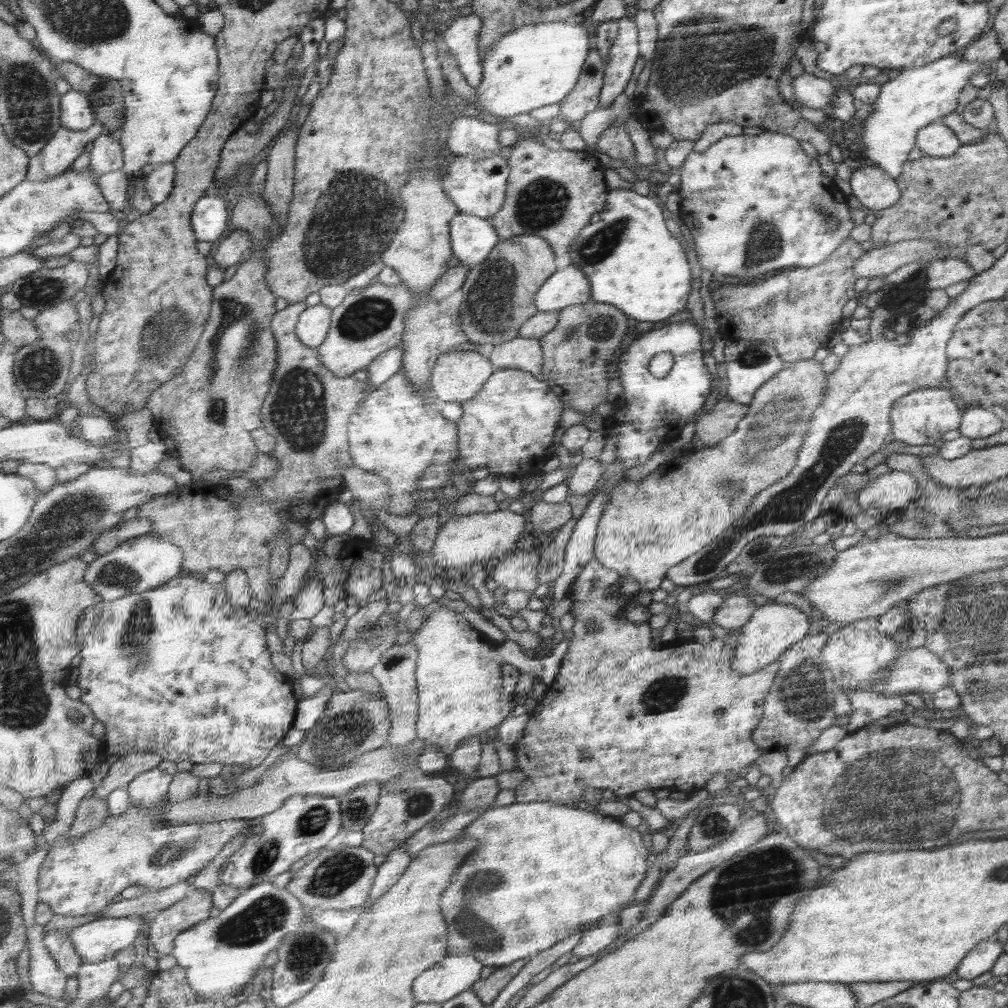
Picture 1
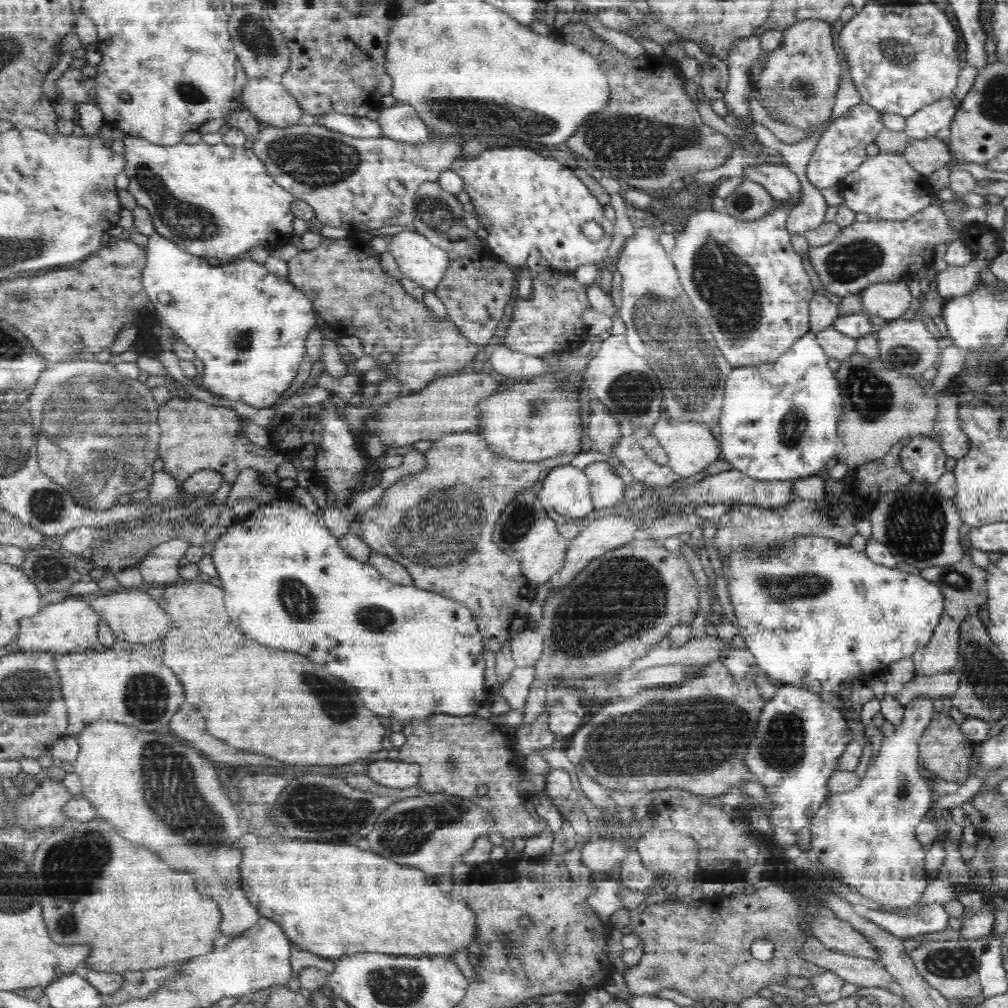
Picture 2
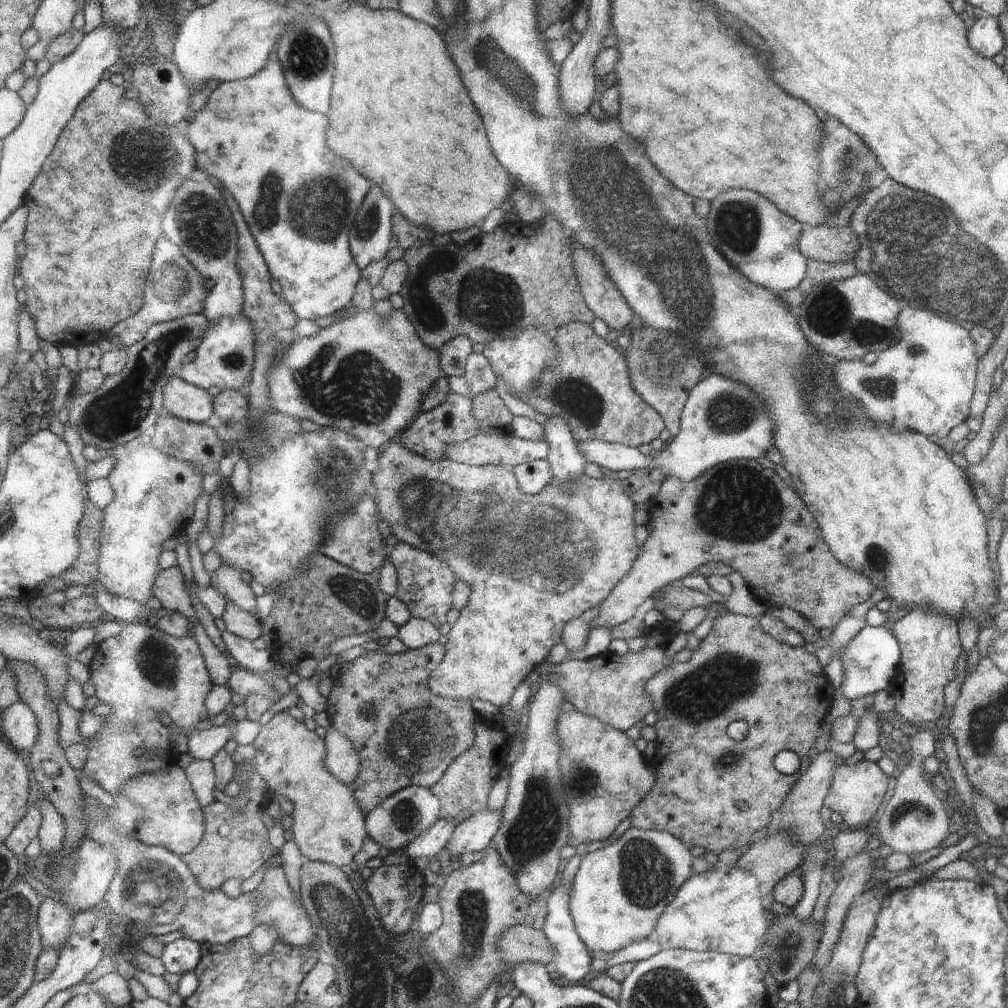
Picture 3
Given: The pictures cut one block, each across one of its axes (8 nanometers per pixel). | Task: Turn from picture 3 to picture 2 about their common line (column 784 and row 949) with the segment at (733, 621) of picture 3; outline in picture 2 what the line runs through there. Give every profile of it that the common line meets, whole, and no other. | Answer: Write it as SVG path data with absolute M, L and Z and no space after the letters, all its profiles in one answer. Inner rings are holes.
M772 883L766 888L756 890L750 895L726 896L725 894L705 896L701 905L690 907L683 902L653 903L641 913L631 912L629 926L642 944L641 959L636 966L630 967L628 972L620 977L620 981L627 986L631 994L655 996L656 992L664 988L678 990L680 994L690 996L694 1000L722 1000L738 1004L742 998L756 997L756 992L770 982L782 982L786 976L814 976L824 968L816 968L816 964L806 964L800 955L801 946L805 944L806 934L800 928L804 914L798 908L792 893ZM758 939L770 940L776 946L776 954L772 958L774 964L764 964L754 960L746 964L750 958L750 945Z

